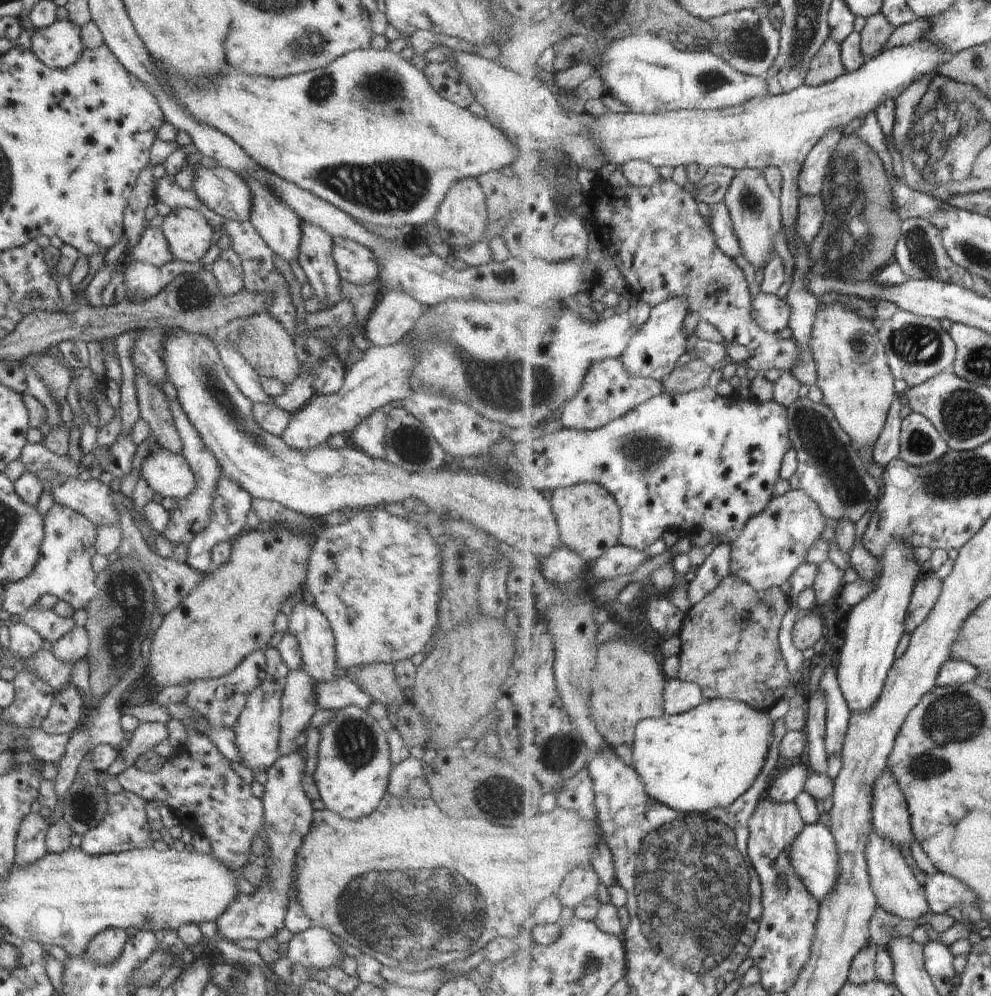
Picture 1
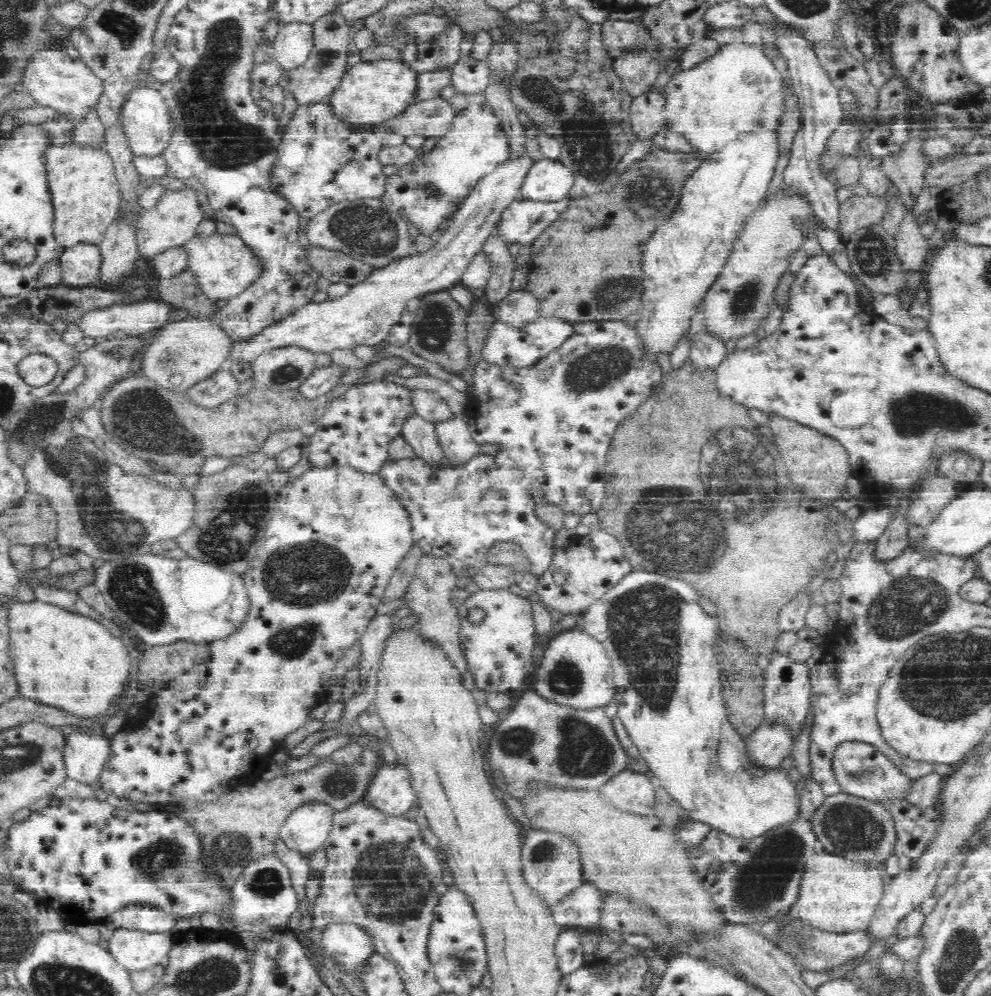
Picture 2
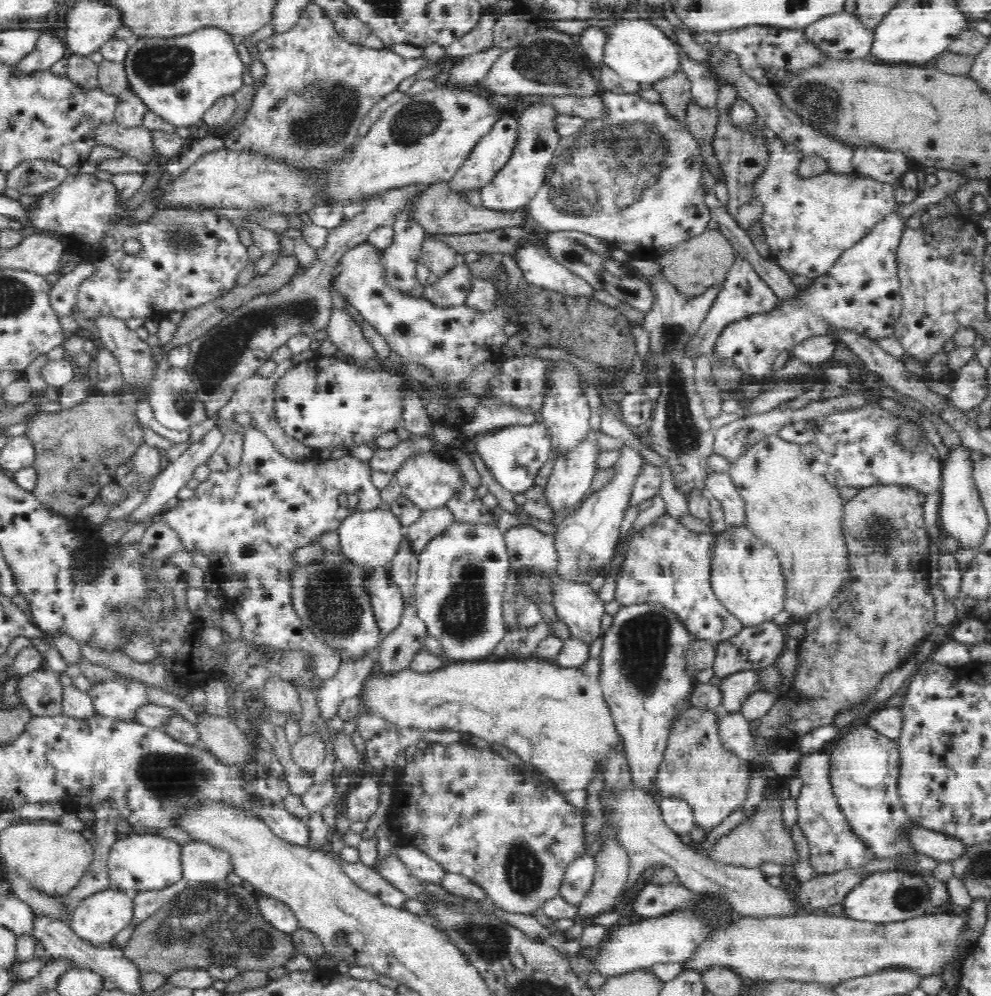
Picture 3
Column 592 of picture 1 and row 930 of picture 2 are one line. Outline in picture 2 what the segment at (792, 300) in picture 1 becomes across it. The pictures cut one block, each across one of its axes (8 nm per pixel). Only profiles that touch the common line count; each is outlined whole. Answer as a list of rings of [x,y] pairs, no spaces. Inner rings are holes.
[[[116,929],[109,940],[109,952],[130,973],[160,966],[172,950],[172,933],[149,933]]]

